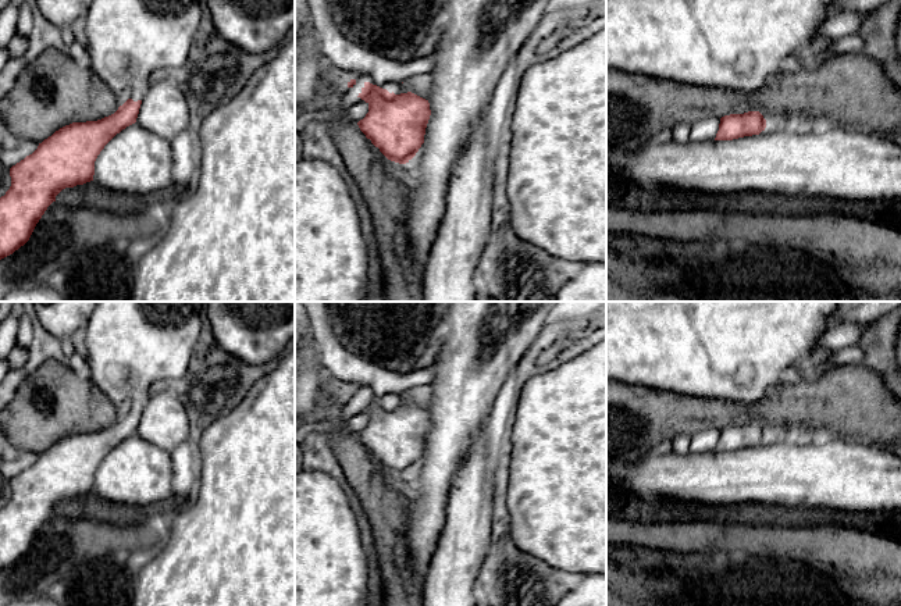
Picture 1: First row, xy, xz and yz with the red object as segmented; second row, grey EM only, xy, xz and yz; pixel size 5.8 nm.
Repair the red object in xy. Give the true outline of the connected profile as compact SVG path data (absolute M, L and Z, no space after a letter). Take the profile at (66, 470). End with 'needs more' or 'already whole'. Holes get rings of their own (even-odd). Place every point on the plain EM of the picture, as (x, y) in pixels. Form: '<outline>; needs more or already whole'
M97 302L85 327L88 378L114 404L128 403L129 410L108 428L60 439L10 480L11 498L0 509L0 571L29 552L36 535L63 500L93 492L100 463L117 445L136 434L147 393L186 372L203 328L202 306L203 302Z; needs more

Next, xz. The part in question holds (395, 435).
M364 393L357 409L368 416L368 424L357 434L360 442L388 471L409 474L424 454L428 411L412 403L389 404L370 393Z; already whole

